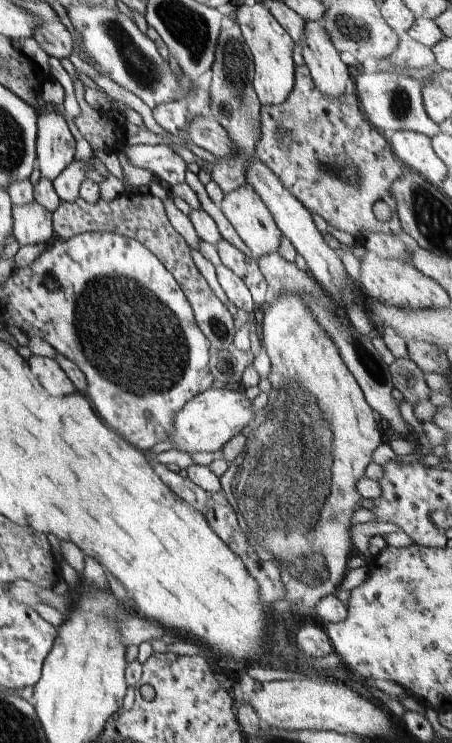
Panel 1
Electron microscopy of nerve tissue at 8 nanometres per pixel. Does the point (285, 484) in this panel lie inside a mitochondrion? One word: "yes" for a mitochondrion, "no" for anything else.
yes

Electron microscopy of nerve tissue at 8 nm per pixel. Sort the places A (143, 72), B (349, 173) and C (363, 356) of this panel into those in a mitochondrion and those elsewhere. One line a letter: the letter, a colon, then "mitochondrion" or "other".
A: mitochondrion
B: mitochondrion
C: mitochondrion

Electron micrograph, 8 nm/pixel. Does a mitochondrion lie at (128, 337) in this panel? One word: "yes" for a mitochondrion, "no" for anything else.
yes

